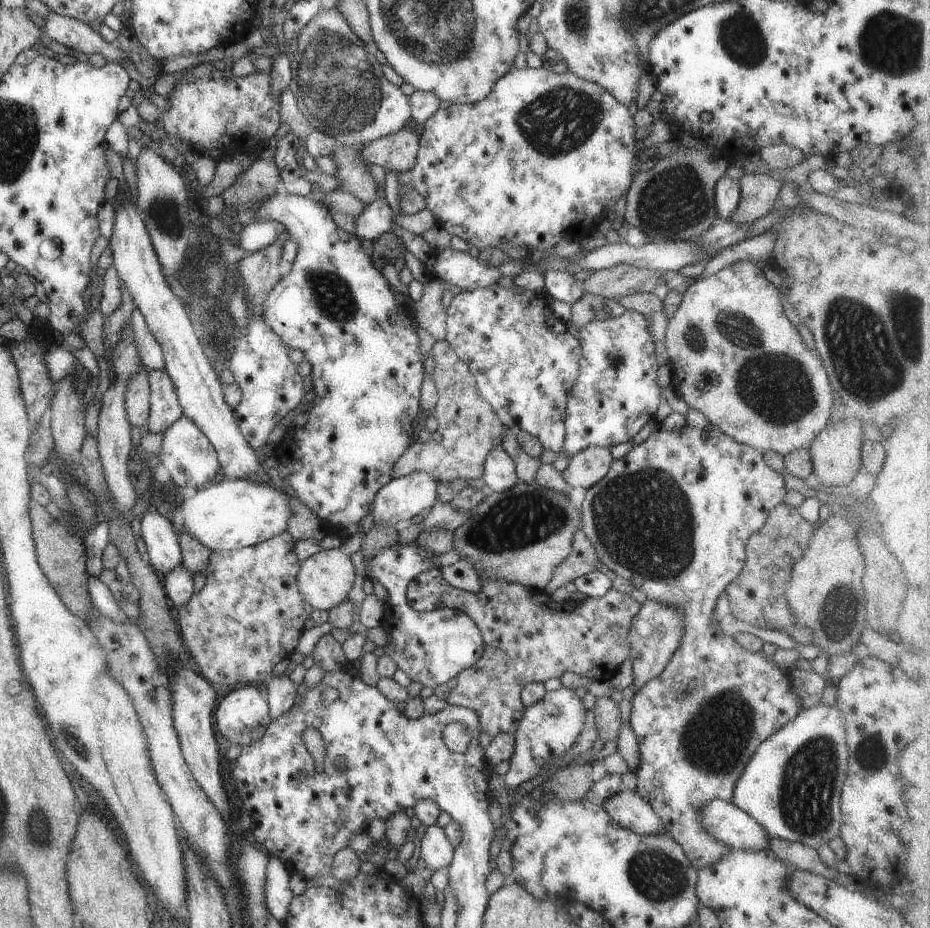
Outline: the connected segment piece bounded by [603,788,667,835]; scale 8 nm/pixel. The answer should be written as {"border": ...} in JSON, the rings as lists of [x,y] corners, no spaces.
{"border":[[[622,788],[603,802],[603,808],[620,826],[628,827],[636,834],[648,835],[667,832],[666,826],[656,816],[650,803],[645,801],[637,791]]]}

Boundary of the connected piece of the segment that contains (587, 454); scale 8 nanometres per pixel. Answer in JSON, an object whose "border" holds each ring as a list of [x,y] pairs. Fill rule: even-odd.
{"border":[[[588,445],[569,458],[569,464],[562,476],[572,488],[582,486],[587,489],[606,476],[612,461],[611,448]]]}

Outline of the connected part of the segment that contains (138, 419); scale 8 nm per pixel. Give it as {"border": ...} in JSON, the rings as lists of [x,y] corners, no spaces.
{"border":[[[145,366],[130,378],[126,390],[126,416],[131,426],[144,426],[150,414],[150,385]]]}

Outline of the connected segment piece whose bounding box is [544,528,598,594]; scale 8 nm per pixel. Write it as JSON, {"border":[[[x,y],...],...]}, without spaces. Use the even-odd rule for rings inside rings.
{"border":[[[581,528],[574,532],[573,550],[554,570],[552,580],[548,582],[545,588],[546,593],[554,592],[558,587],[573,582],[583,574],[596,571],[598,556],[590,540],[586,538]]]}

